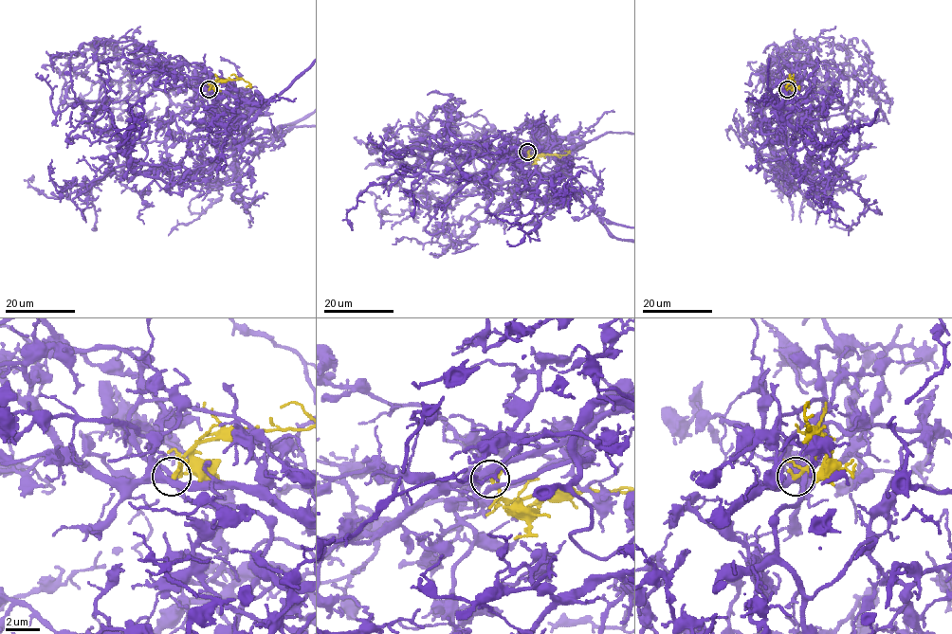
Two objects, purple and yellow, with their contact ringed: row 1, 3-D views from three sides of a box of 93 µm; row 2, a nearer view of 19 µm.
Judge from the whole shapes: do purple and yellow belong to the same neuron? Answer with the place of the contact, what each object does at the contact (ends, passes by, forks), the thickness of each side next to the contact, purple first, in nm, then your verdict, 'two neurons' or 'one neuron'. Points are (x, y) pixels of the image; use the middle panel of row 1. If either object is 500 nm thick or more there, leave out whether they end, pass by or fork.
at (527, 152); purple passes by; yellow forks there; 480 nm thick on the purple side, 150 nm on the other; one neuron

